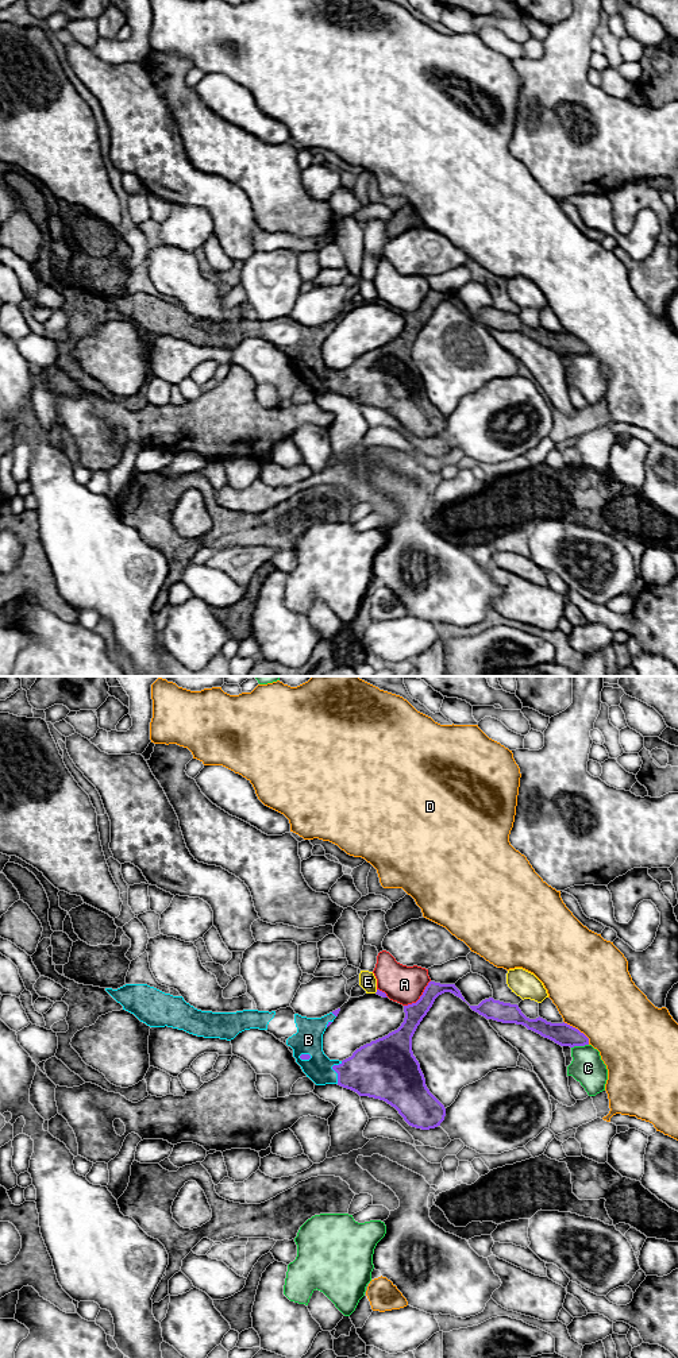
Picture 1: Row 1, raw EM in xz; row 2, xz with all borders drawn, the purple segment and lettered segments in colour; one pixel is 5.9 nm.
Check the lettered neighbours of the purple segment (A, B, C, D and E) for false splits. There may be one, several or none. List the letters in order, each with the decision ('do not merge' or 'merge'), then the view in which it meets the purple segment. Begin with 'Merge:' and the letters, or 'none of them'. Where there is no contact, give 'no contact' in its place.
Merge: B
A: do not merge | xz
B: merge | xz
C: do not merge | xz
D: do not merge | xz
E: do not merge | xz

